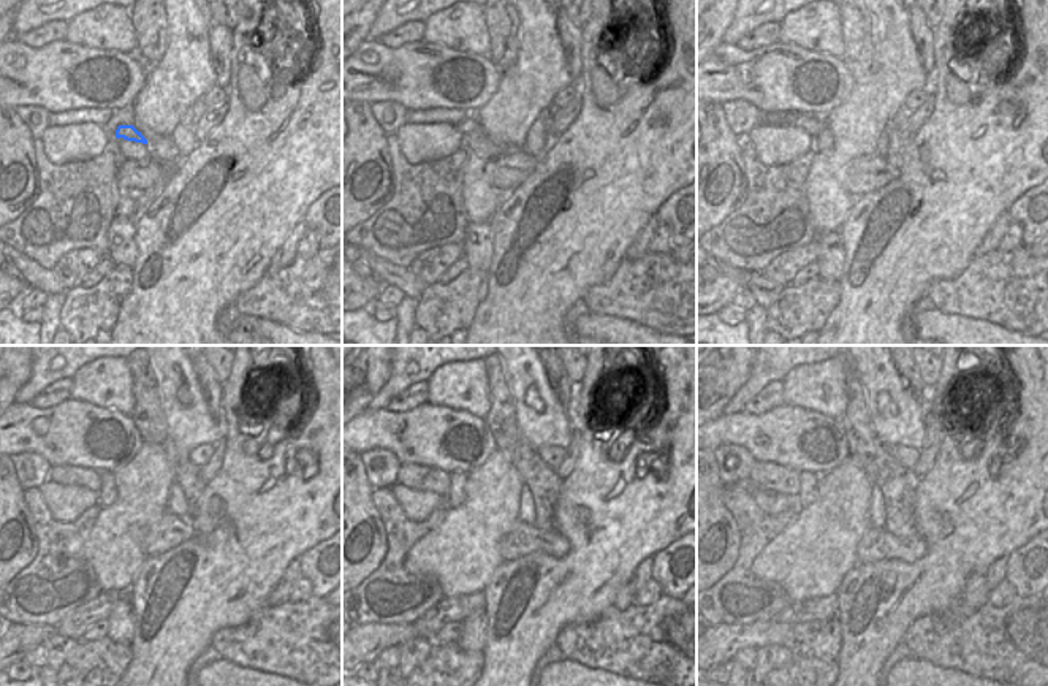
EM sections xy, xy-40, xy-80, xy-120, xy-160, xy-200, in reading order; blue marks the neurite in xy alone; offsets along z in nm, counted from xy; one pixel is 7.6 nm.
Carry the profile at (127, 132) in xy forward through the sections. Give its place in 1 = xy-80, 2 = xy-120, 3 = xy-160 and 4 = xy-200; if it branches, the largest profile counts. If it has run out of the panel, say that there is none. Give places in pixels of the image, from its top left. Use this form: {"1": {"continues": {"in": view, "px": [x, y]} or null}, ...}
{"1": {"continues": {"in": "xy-80", "px": [811, 124]}}, "2": {"continues": {"in": "xy-120", "px": [86, 477]}}, "3": {"continues": {"in": "xy-160", "px": [418, 477]}}, "4": {"continues": {"in": "xy-200", "px": [771, 477]}}}

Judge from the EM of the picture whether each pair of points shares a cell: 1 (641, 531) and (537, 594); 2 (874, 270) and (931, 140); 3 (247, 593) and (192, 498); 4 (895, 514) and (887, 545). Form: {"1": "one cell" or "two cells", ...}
{"1": "one cell", "2": "one cell", "3": "two cells", "4": "two cells"}

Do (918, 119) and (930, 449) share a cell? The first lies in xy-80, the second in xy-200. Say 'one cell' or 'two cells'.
one cell

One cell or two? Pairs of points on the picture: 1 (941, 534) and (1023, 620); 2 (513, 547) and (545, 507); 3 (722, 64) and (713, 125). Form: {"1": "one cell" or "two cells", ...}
{"1": "two cells", "2": "two cells", "3": "two cells"}

